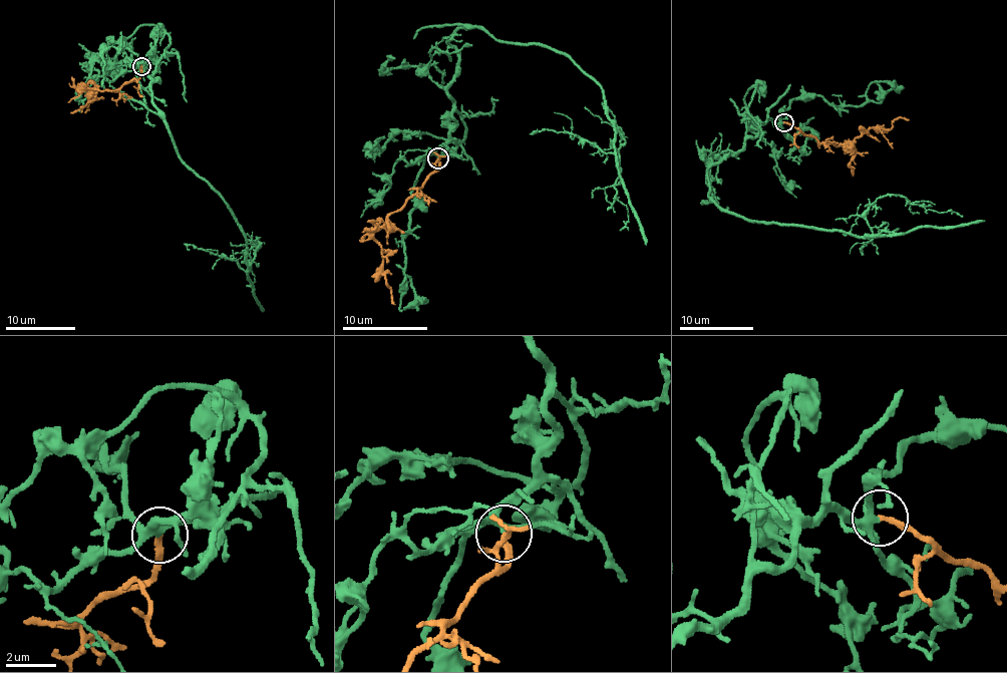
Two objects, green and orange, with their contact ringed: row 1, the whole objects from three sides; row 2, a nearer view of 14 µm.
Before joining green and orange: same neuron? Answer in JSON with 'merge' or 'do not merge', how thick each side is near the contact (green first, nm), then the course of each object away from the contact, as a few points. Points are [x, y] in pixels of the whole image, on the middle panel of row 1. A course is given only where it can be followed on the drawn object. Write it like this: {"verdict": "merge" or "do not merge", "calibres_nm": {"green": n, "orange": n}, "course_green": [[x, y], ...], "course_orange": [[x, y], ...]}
{"verdict": "merge", "calibres_nm": {"green": 240, "orange": 200}, "course_green": [[437, 157], [454, 127], [451, 32], [472, 26], [543, 45], [601, 87], [620, 135], [615, 188], [629, 231]], "course_orange": [[437, 157], [436, 170], [375, 233], [385, 281], [394, 304]]}

